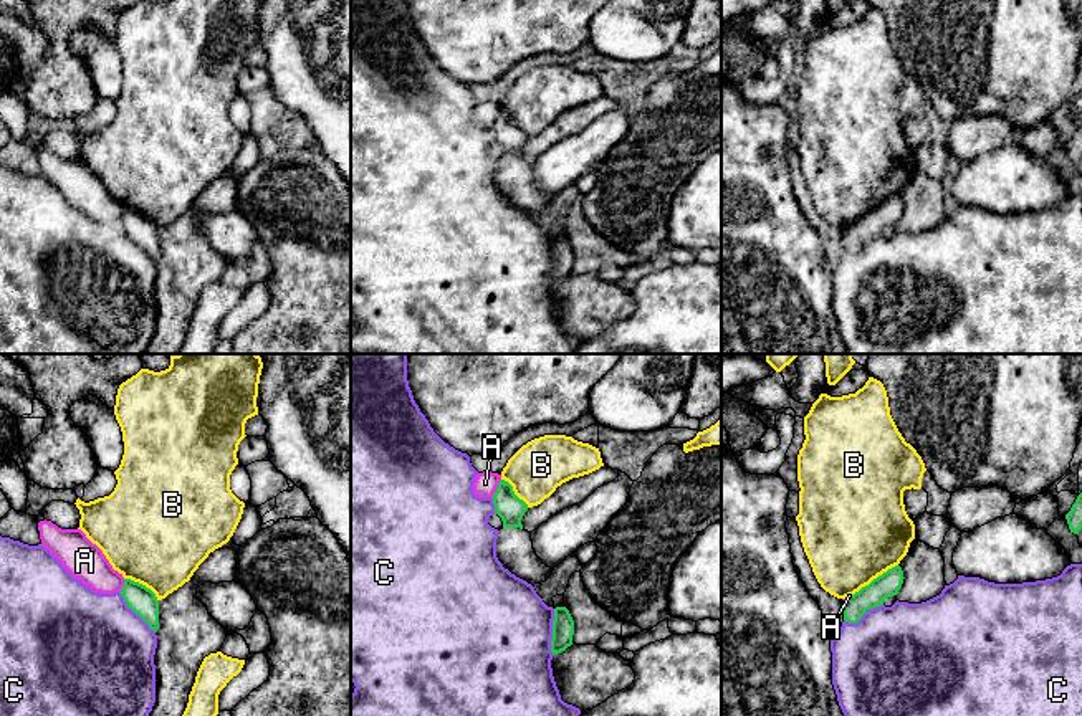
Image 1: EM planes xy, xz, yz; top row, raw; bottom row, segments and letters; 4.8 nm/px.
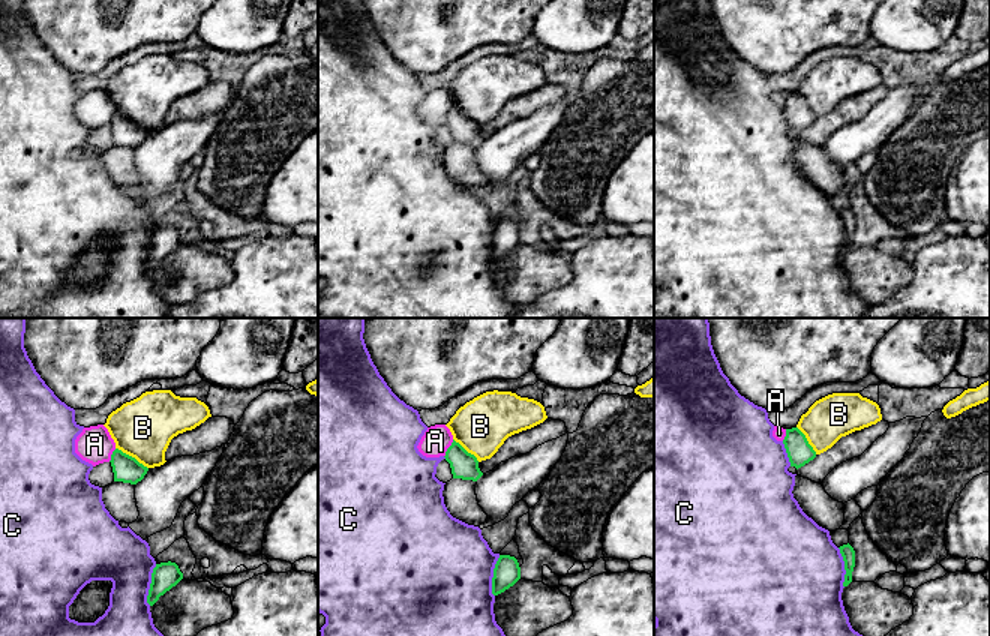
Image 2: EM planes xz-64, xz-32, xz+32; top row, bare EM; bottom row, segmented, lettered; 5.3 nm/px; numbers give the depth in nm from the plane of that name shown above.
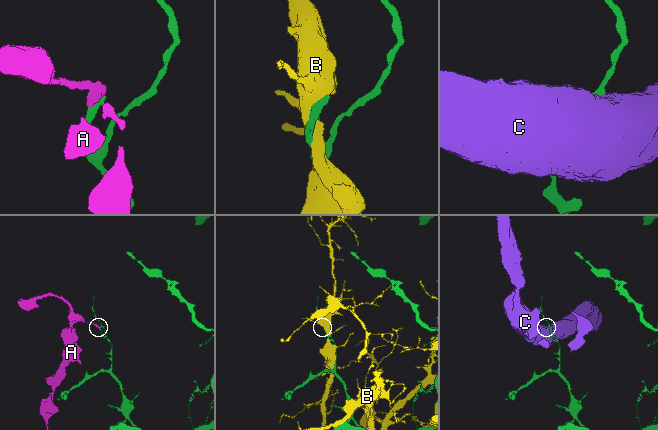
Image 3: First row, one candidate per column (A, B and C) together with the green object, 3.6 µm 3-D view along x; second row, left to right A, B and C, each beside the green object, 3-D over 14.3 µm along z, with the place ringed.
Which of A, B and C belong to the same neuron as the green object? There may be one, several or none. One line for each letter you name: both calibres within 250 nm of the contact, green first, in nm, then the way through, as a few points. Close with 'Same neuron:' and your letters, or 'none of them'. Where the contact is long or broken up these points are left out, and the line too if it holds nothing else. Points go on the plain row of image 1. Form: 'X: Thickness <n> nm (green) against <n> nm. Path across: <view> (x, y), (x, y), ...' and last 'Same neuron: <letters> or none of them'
Same neuron: none of them

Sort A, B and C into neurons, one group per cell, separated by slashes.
A / B / C

